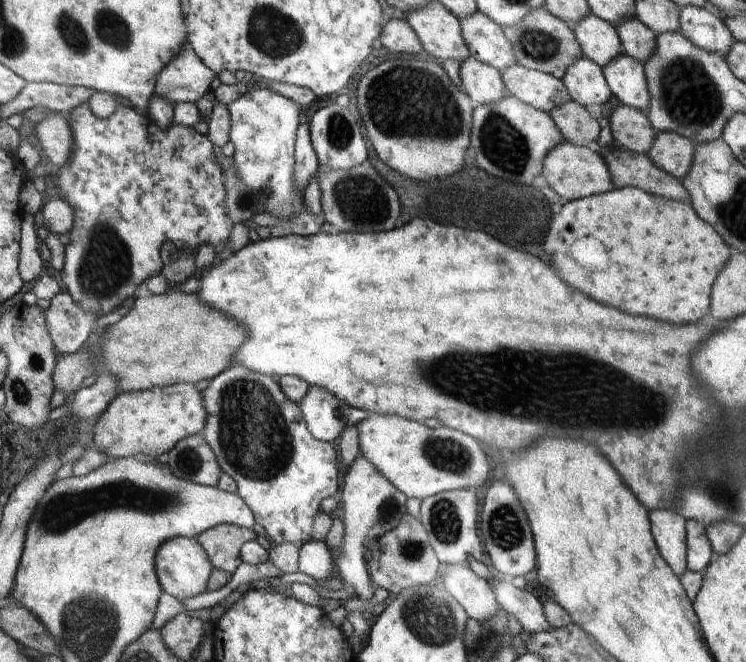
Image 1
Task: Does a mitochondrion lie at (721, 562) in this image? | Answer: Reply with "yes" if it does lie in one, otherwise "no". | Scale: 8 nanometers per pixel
no

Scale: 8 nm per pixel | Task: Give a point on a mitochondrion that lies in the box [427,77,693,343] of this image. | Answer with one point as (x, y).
(504, 149)

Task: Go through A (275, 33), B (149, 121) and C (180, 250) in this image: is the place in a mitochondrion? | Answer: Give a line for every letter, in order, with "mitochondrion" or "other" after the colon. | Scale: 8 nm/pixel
A: mitochondrion
B: other
C: other

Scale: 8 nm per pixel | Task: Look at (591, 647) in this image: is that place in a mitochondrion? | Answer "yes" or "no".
no

